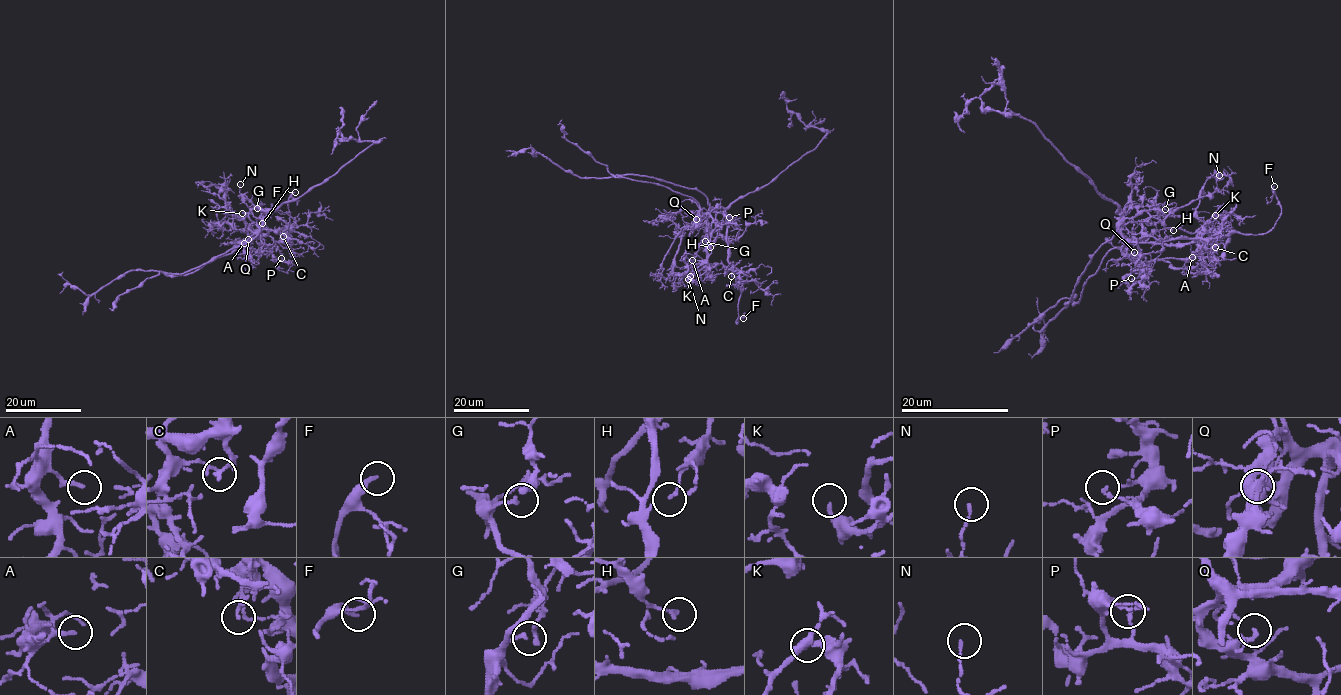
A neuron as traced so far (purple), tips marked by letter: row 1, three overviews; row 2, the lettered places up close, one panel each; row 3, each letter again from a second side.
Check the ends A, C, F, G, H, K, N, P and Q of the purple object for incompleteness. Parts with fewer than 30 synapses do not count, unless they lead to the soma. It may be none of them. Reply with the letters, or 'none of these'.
F

